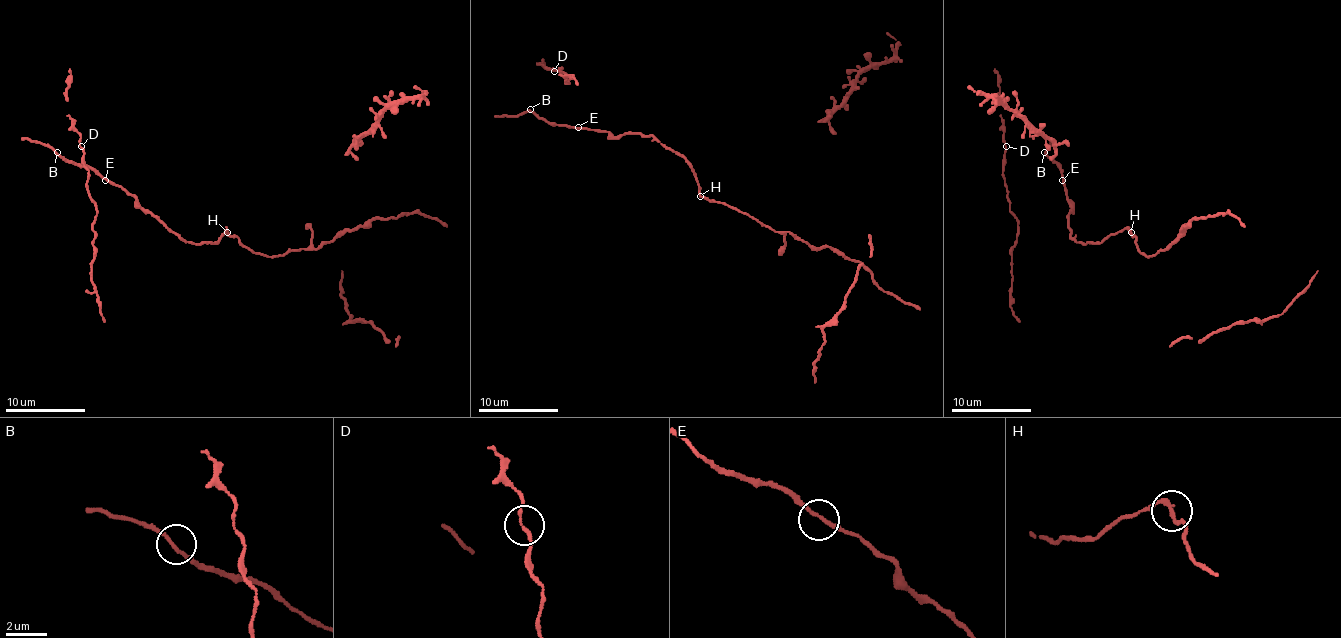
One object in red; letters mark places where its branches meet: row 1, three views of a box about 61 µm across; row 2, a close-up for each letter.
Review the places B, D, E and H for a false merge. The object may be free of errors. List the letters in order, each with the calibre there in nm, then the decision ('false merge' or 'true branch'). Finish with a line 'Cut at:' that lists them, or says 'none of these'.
B: calibre 170 nm; true branch
D: calibre 140 nm; true branch
E: calibre 170 nm; true branch
H: calibre 170 nm; true branch
Cut at: none of these

